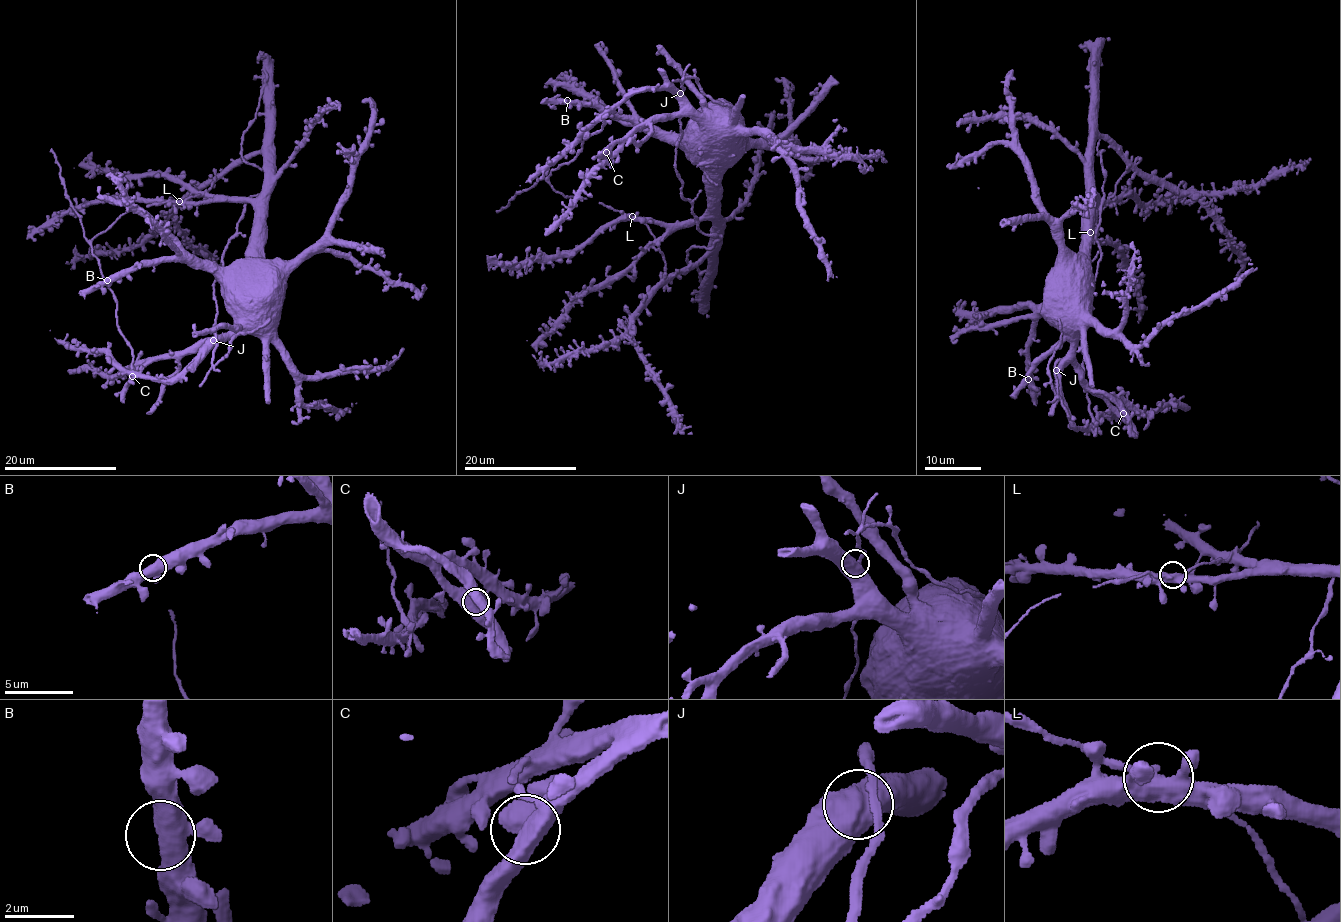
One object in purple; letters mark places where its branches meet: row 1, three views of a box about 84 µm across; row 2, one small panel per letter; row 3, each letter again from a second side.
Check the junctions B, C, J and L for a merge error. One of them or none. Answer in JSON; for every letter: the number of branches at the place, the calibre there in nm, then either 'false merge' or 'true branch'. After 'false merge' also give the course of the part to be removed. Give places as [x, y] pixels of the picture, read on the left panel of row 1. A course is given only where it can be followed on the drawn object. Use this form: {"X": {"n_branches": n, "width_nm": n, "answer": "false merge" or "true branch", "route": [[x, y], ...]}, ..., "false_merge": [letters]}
{"B": {"n_branches": 3, "width_nm": 440, "answer": "true branch"}, "C": {"n_branches": 3, "width_nm": 440, "answer": "true branch"}, "J": {"n_branches": 3, "width_nm": 460, "answer": "true branch"}, "L": {"n_branches": 3, "width_nm": 440, "answer": "true branch"}, "false_merge": []}

